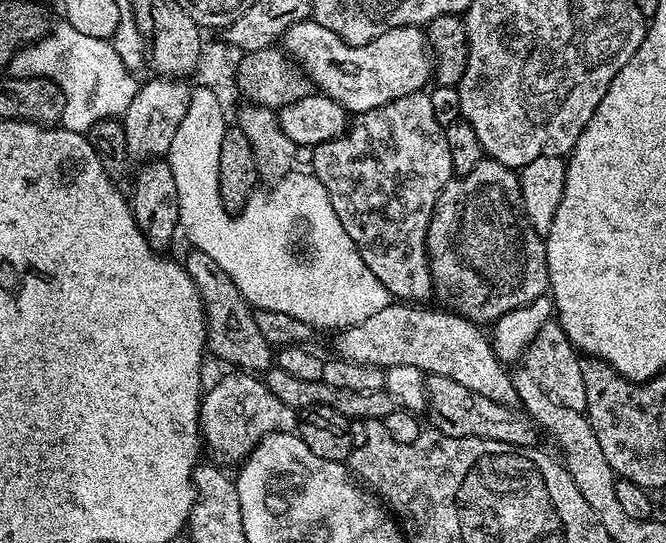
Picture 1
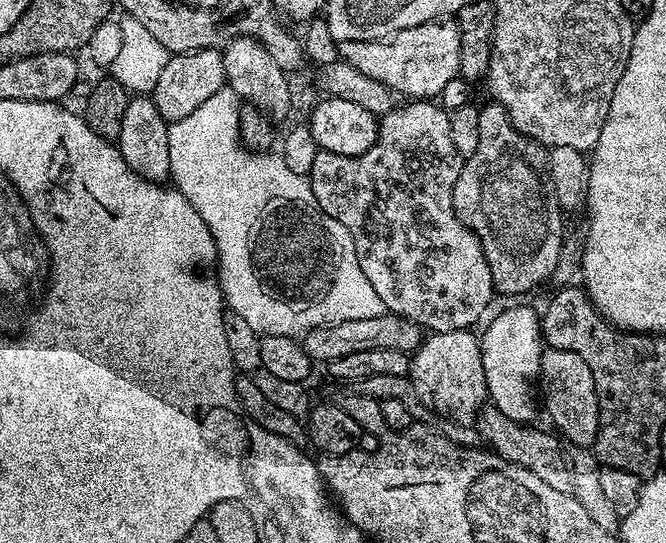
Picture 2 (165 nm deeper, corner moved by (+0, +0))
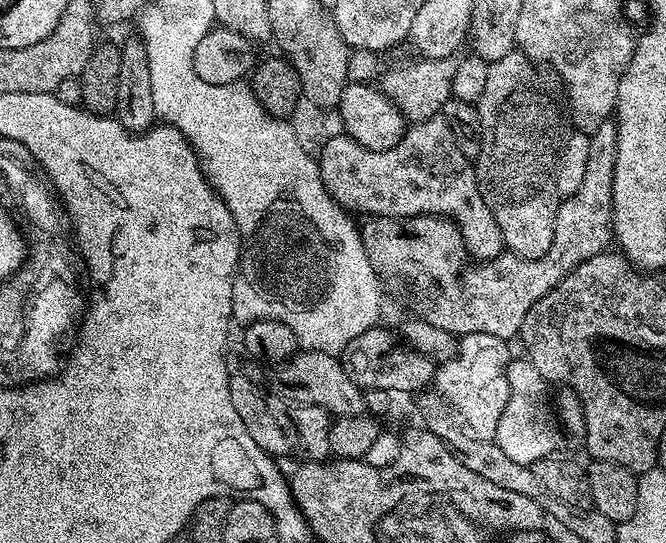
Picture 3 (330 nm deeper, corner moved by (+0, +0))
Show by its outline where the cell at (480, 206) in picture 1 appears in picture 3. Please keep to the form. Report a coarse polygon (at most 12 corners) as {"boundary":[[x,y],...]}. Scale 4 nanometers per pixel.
{"boundary":[[523,52],[475,104],[478,194],[505,249],[542,258],[565,105]]}

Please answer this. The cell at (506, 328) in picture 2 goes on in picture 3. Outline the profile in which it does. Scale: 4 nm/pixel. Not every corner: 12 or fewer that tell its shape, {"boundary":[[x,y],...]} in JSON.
{"boundary":[[509,359],[494,443],[519,464],[555,457],[548,381]]}

